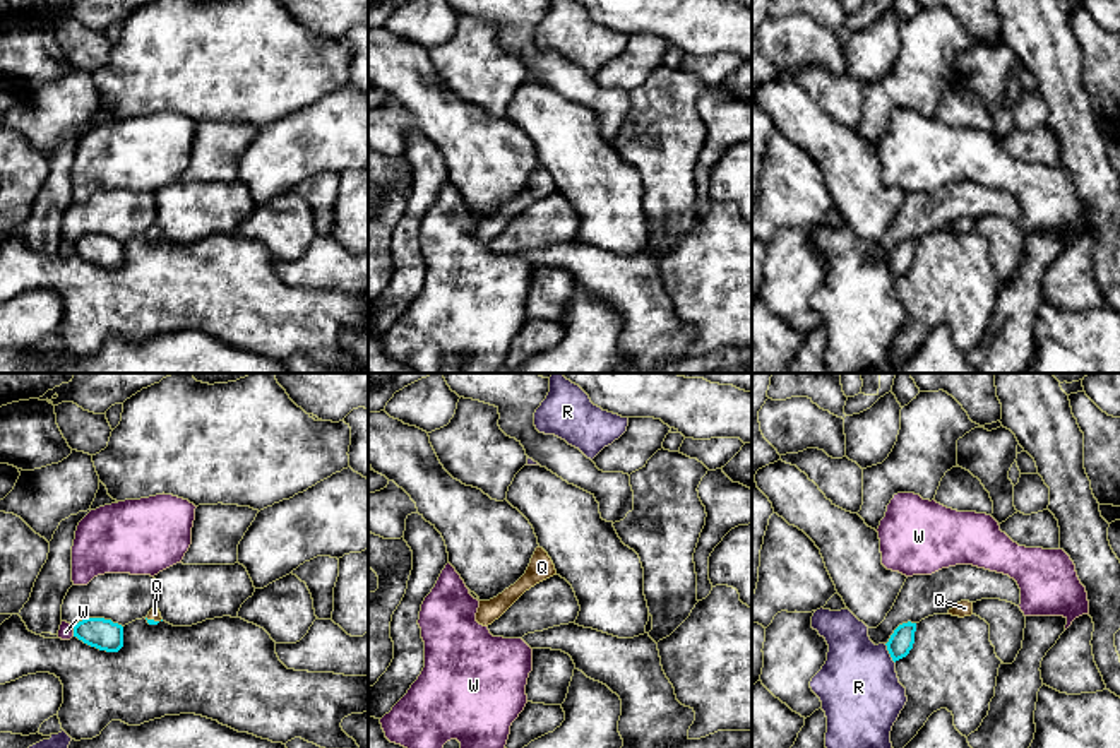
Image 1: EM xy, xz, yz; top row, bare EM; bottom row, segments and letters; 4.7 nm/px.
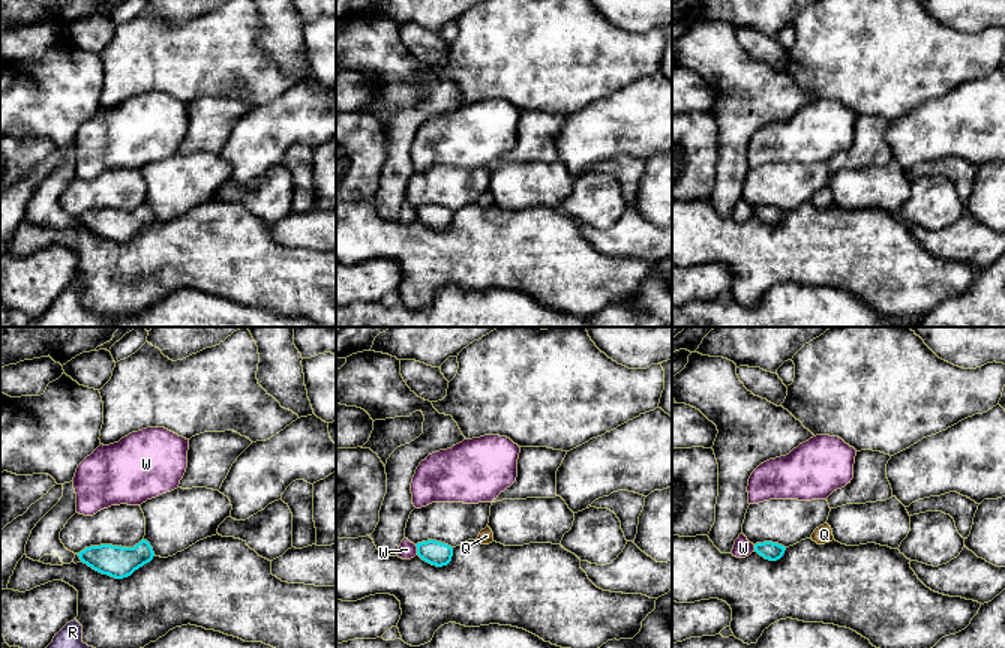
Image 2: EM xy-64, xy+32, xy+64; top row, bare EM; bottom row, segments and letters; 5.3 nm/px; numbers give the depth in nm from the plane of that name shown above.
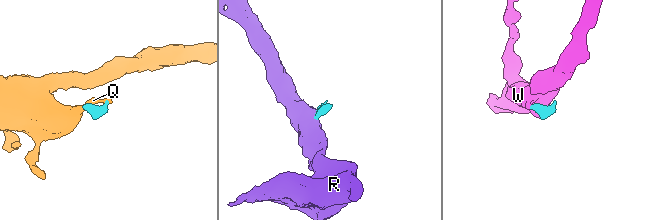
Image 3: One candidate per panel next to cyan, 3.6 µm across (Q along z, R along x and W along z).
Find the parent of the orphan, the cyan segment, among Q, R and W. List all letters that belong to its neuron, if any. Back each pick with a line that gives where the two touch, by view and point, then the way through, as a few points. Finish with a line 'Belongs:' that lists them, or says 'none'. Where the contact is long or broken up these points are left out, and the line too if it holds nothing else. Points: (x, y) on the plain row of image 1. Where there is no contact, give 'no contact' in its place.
Q: meets cyan in xy at (153, 237); runs through xy (151, 238), (153, 237), (154, 230)
Belongs: Q

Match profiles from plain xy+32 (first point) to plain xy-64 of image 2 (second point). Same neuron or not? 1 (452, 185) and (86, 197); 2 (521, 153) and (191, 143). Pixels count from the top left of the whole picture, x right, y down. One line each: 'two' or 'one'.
1: one
2: one

